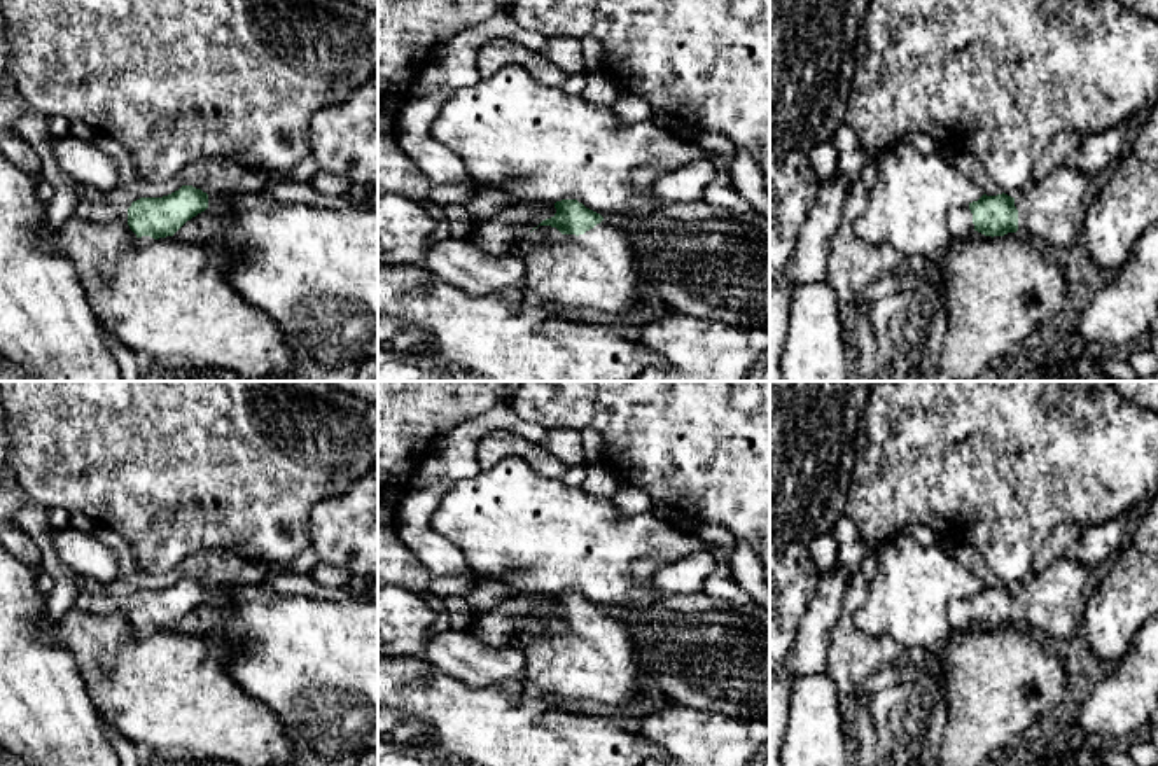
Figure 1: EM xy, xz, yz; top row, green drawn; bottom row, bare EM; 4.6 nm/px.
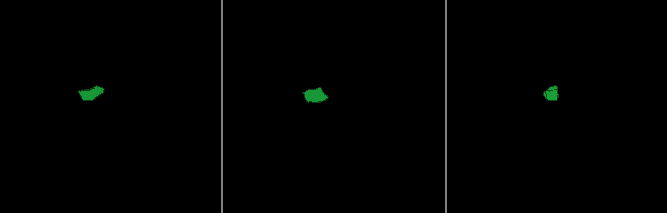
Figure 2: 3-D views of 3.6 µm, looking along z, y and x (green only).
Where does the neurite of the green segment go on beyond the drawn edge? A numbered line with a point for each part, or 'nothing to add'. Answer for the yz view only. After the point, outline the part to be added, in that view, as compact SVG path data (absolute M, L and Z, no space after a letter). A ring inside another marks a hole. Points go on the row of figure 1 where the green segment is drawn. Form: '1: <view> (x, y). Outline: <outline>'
1: yz (1052, 208). Outline: M1072 164L1055 166L1043 180L1015 198L1018 233L1057 248L1081 240L1081 217L1090 177Z
2: yz (961, 226). Outline: M955 205L948 213L948 229L953 240L964 240L974 233L969 205Z

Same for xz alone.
1: xz (599, 270). Outline: M602 220L584 234L560 234L548 241L534 234L521 234L516 240L516 252L527 266L523 290L530 290L541 299L560 306L626 315L649 294L638 276L640 250L631 245L623 231L607 220Z

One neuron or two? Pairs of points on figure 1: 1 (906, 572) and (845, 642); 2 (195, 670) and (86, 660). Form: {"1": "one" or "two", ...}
{"1": "two", "2": "one"}

